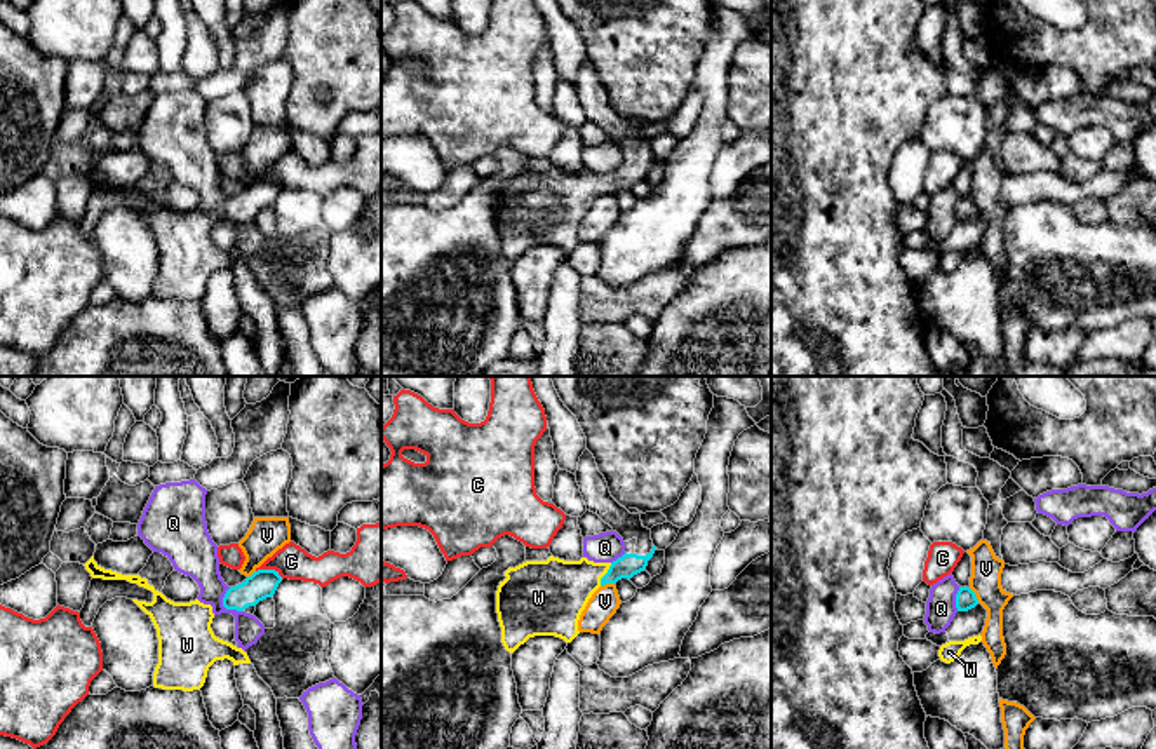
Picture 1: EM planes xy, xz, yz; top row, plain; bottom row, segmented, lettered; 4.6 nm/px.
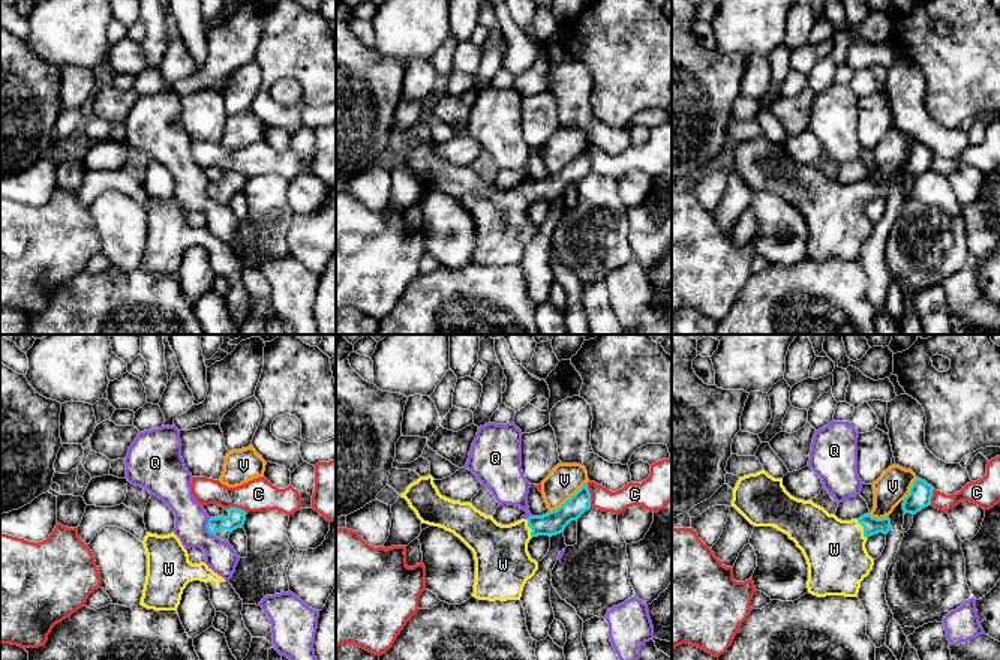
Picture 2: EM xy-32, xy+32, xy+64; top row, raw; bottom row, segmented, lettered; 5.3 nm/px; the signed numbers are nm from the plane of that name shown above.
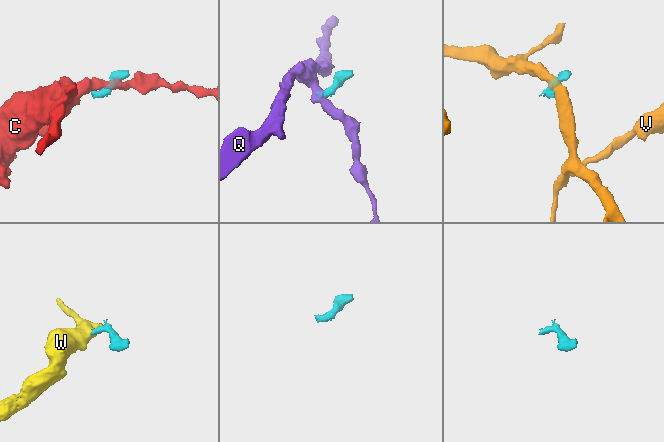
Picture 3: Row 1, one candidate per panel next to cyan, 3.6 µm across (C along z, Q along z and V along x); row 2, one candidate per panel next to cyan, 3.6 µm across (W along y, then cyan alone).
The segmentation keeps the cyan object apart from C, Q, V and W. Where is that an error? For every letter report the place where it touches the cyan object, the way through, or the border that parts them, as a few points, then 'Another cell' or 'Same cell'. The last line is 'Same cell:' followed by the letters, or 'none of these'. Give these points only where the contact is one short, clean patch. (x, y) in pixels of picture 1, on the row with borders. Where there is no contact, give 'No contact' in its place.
C: Touches cyan at xy (270, 570). Boundary: xy (256, 570), (274, 570), (282, 579). Another cell
Q: Touches cyan at xy (225, 607). Boundary: xy (228, 587), (223, 605), (242, 612). Another cell
V: Touches cyan at yz (974, 594). Boundary: yz (968, 587), (979, 601). Another cell
W: Touches cyan at xz (606, 573). Path across: xz (629, 565), (606, 573), (584, 577), (556, 591). Same cell
Same cell: W

